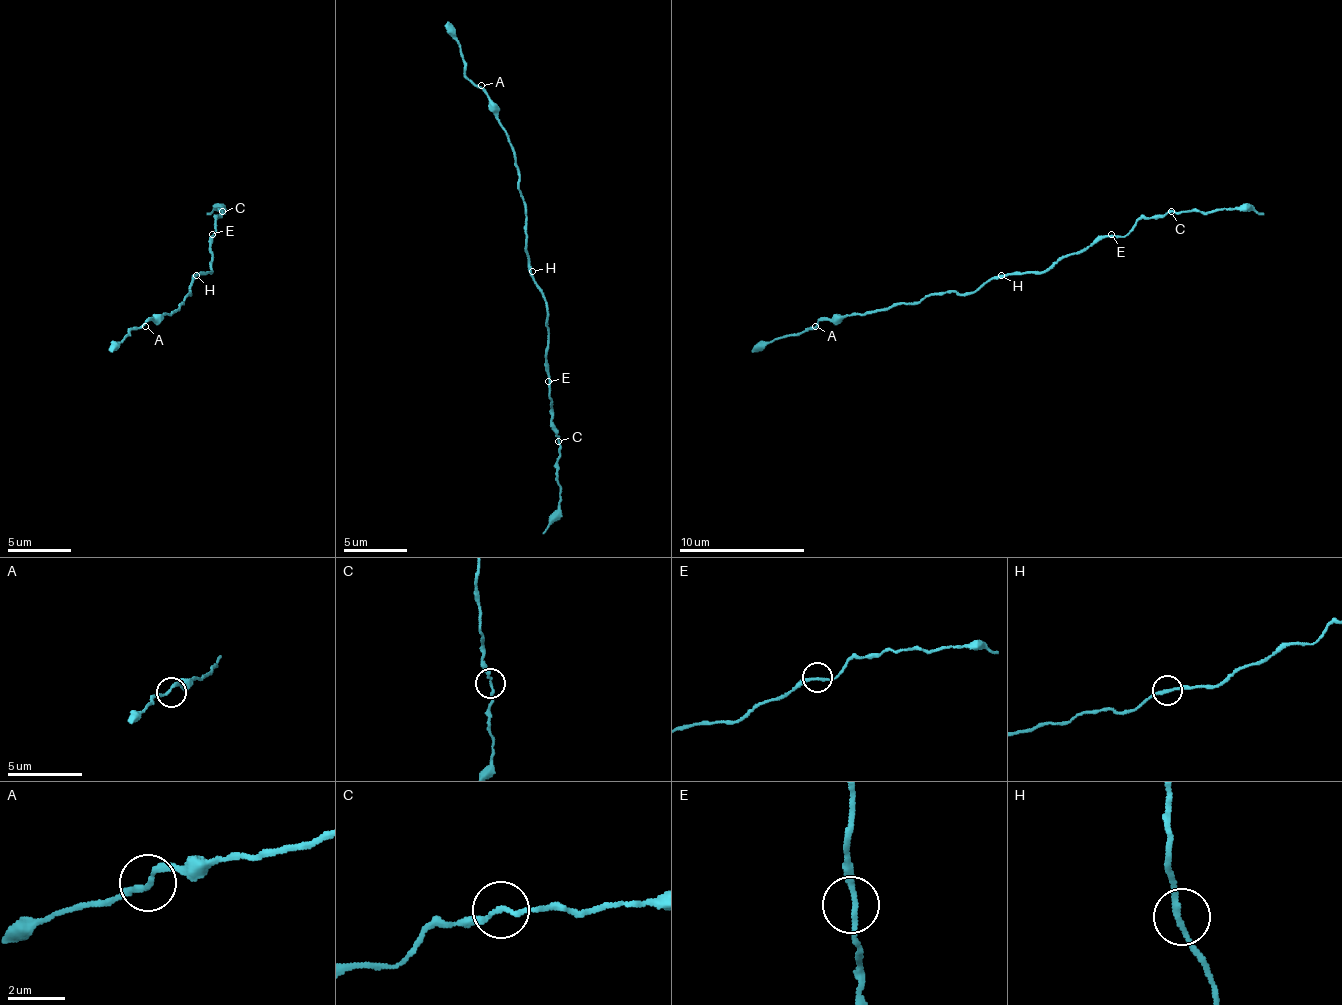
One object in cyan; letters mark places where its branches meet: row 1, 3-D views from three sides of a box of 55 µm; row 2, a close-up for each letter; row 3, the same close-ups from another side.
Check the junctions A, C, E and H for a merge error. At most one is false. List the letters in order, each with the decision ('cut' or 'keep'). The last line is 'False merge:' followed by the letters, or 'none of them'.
A: keep
C: cut
E: keep
H: keep
False merge: C

